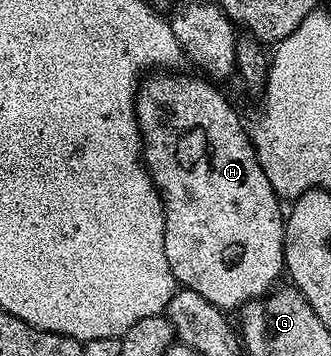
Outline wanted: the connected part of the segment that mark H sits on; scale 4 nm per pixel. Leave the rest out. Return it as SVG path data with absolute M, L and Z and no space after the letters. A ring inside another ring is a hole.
M155 72L144 77L139 83L139 92L135 96L135 119L139 122L139 132L143 135L143 165L151 171L153 184L159 189L159 197L163 200L165 216L165 260L169 260L169 268L173 272L176 283L182 288L191 289L203 296L205 300L224 312L235 312L271 293L280 281L279 273L284 273L283 265L283 227L285 210L281 207L281 199L273 192L273 184L269 184L269 176L261 168L255 155L255 147L251 144L251 135L245 129L245 122L239 119L237 111L230 102L213 86L209 86L202 77L186 78L179 74L174 78L171 72Z

